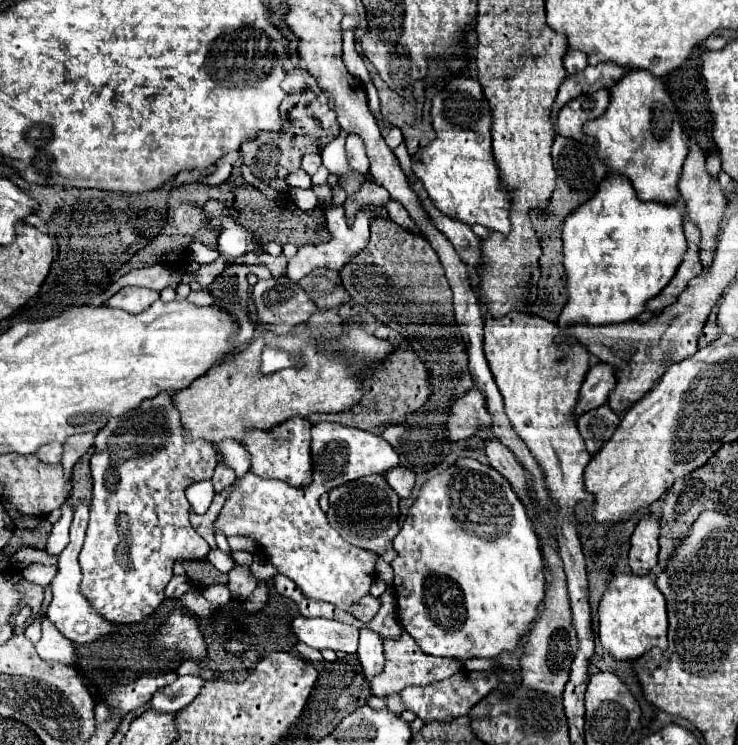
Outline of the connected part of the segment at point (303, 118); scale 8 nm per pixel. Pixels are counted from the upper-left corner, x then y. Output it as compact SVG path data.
M304 68L288 70L288 76L282 88L288 92L286 100L280 104L280 114L284 120L282 132L260 132L256 140L244 142L240 146L244 164L250 168L250 172L258 180L264 180L264 182L274 180L280 168L286 168L288 172L296 172L300 168L300 160L304 154L312 154L312 152L318 154L324 142L328 144L340 134L336 114L330 108L326 94L318 86L318 82L308 74L308 70Z

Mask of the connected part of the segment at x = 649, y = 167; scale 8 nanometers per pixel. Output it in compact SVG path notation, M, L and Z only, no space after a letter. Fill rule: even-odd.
M638 70L638 74L626 74L626 78L610 90L610 106L606 114L594 122L586 122L582 130L596 138L598 160L608 166L608 172L624 174L632 182L640 200L674 204L680 198L678 180L688 156L688 146L672 98L664 84L650 72Z

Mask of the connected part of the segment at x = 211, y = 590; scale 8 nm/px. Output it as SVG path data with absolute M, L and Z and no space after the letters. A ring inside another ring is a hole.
M222 584L208 586L208 588L204 590L204 596L206 596L206 600L208 600L214 608L218 608L218 606L222 606L222 604L226 604L226 602L230 600L230 592L228 592L228 588L222 586Z

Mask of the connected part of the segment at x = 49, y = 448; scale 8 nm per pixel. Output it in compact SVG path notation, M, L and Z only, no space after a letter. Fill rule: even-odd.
M50 442L50 444L42 446L42 450L38 450L36 456L46 464L60 464L60 460L62 460L62 444L60 442Z

